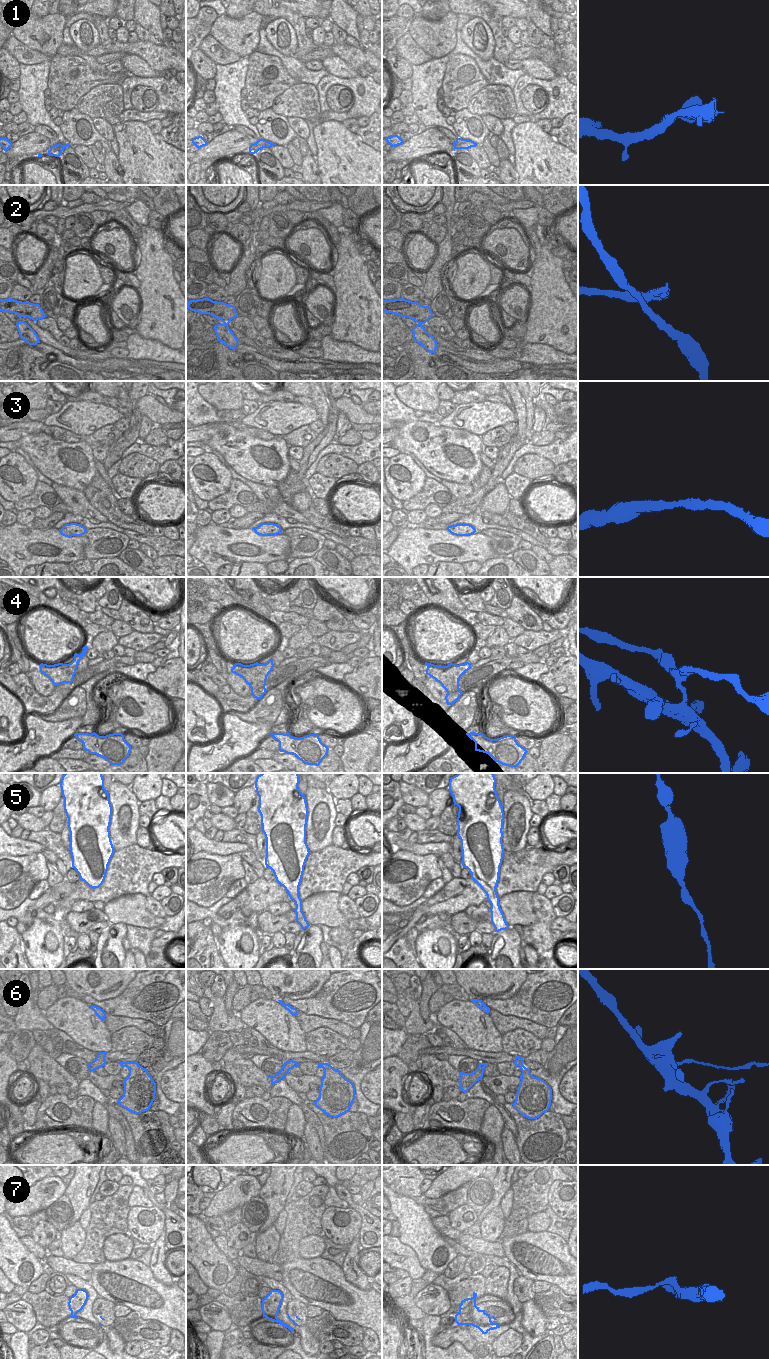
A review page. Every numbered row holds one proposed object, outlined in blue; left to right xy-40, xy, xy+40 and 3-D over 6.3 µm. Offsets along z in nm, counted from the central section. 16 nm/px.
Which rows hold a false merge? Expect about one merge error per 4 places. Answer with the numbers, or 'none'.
2, 4, 6, 7

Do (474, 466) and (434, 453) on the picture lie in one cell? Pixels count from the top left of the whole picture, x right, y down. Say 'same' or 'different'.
same

